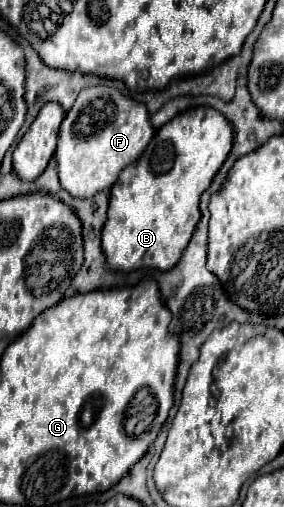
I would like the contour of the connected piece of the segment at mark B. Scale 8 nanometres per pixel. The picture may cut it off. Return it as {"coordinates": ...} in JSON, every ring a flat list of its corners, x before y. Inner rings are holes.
{"coordinates":[[198,106,164,124,142,158,128,166,110,192,102,252,110,270,170,270,188,246,200,220,200,196,210,186,234,142,234,130,218,110]]}

